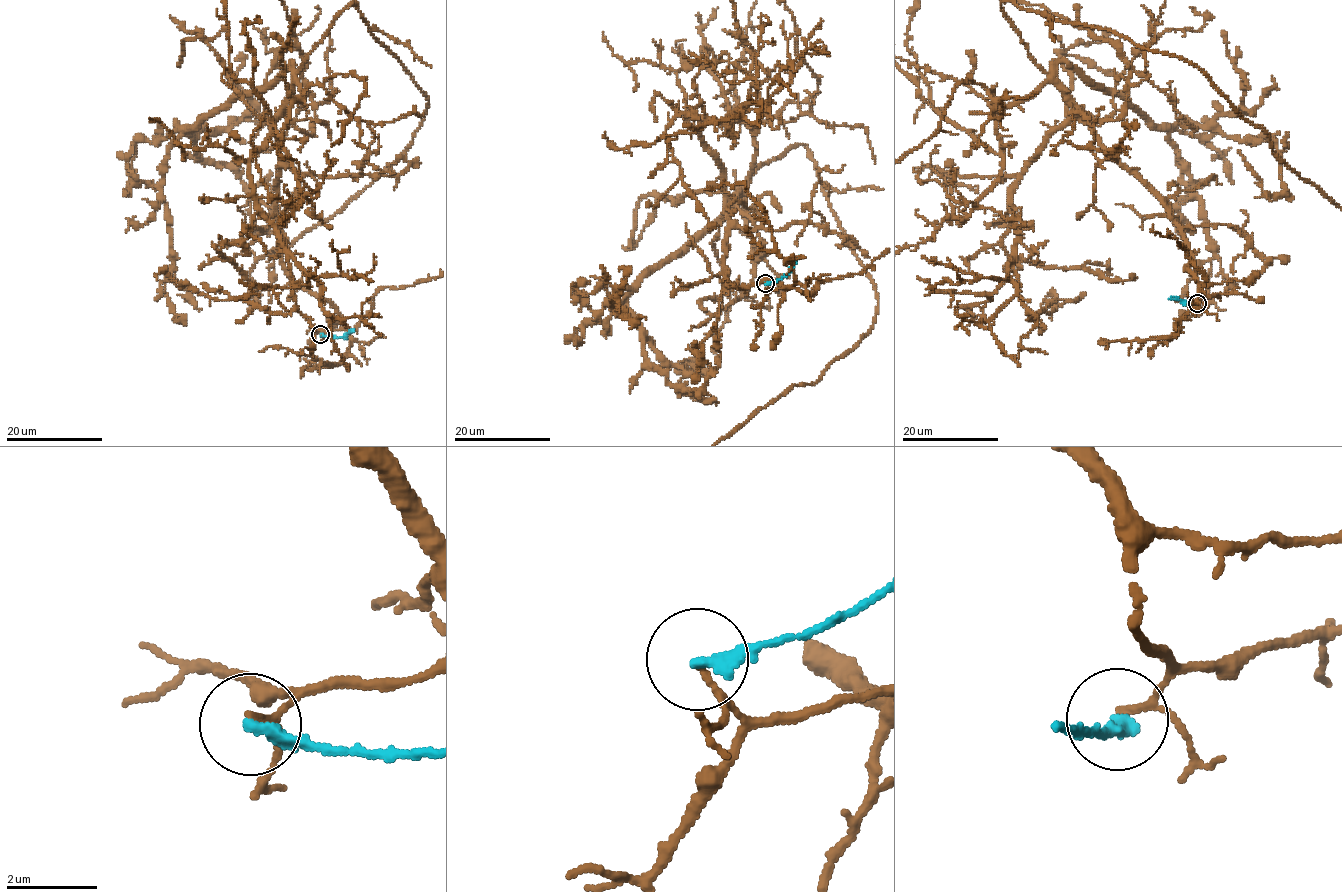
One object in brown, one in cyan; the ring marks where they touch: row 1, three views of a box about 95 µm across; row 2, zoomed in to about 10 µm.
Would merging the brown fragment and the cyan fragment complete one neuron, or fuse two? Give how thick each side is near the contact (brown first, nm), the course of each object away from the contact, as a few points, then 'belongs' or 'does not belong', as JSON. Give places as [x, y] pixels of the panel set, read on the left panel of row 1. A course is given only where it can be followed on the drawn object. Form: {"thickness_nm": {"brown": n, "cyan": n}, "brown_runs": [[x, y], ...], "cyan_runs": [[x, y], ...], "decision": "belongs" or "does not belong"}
{"thickness_nm": {"brown": 100, "cyan": 320}, "cyan_runs": [[320, 334], [339, 337], [353, 331]], "decision": "does not belong"}

